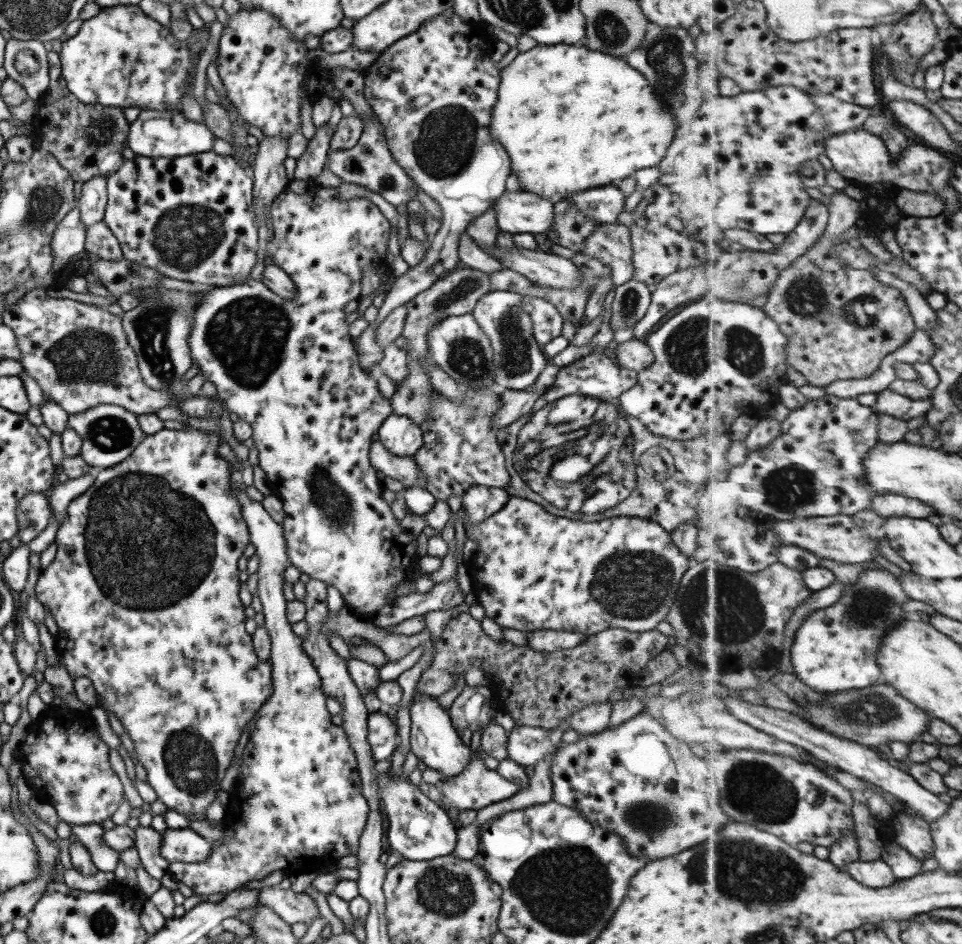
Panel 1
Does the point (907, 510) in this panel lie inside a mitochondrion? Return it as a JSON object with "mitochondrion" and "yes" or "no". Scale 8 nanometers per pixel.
{"mitochondrion":"no"}

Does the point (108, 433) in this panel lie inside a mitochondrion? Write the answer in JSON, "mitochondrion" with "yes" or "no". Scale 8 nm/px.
{"mitochondrion":"yes"}

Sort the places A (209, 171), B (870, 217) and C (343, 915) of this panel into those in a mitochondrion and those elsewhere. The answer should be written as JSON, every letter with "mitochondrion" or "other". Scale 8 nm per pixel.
{"A":"other","B":"other","C":"other"}

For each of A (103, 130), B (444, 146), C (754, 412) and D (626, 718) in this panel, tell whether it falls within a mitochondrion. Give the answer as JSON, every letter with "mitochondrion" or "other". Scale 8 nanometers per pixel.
{"A":"mitochondrion","B":"mitochondrion","C":"other","D":"other"}

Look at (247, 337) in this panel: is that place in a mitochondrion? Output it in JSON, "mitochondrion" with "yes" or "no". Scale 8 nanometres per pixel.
{"mitochondrion":"yes"}

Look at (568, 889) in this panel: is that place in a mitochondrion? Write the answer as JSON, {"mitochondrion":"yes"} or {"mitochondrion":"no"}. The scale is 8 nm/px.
{"mitochondrion":"yes"}

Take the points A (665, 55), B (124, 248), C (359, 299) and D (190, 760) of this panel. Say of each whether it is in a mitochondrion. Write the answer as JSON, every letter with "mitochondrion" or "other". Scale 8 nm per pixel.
{"A":"mitochondrion","B":"other","C":"other","D":"mitochondrion"}

